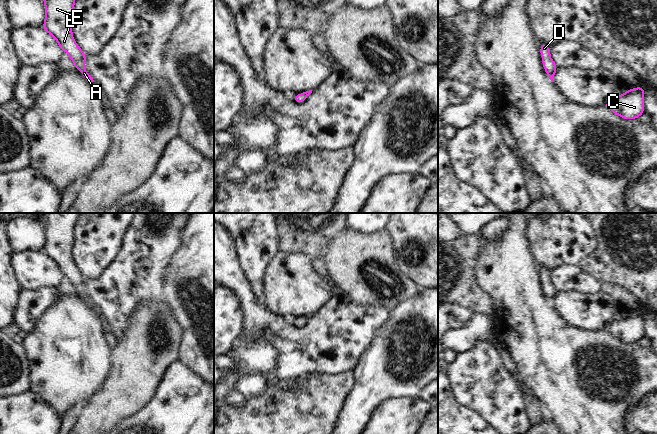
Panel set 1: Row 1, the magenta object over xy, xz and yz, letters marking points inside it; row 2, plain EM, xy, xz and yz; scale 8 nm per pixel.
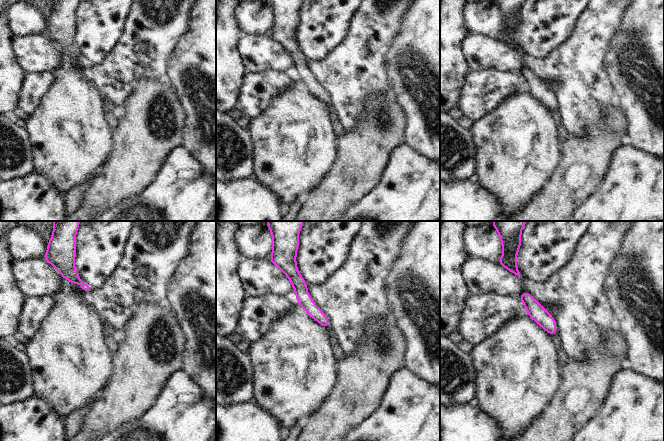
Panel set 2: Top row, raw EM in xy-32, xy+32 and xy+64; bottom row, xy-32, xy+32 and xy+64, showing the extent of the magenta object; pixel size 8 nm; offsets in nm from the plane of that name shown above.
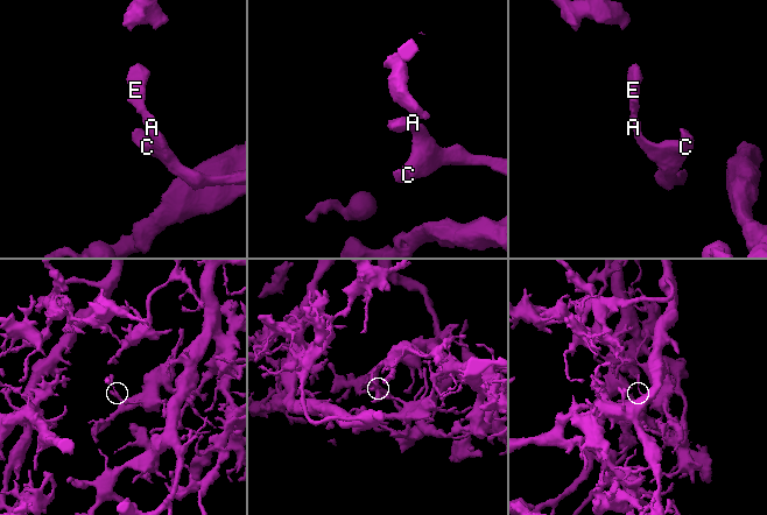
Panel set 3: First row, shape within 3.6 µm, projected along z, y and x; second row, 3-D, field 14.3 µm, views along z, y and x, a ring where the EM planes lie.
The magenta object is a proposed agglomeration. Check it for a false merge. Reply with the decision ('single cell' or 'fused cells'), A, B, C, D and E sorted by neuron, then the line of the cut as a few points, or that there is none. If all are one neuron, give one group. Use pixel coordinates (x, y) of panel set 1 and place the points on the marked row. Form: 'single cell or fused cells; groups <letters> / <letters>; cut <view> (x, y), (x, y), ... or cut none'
single cell; groups A B C D E; cut none

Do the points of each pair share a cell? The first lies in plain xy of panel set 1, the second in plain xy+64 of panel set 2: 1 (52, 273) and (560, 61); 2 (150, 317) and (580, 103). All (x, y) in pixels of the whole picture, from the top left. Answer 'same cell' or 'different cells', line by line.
1: same cell
2: different cells

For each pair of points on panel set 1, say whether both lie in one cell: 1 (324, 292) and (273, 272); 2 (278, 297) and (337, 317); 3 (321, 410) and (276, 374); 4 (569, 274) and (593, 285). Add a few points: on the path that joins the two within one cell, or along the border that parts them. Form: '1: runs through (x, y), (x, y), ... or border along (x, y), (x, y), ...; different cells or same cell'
1: runs through (311, 292), (296, 289), (286, 279); same cell
2: border along (331, 290), (329, 299), (312, 314); different cells
3: border along (314, 373), (294, 377), (291, 380); different cells
4: runs through (575, 274), (577, 273), (587, 283); same cell

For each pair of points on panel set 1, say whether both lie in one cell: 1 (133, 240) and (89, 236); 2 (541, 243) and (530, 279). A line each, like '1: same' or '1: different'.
1: different
2: different

